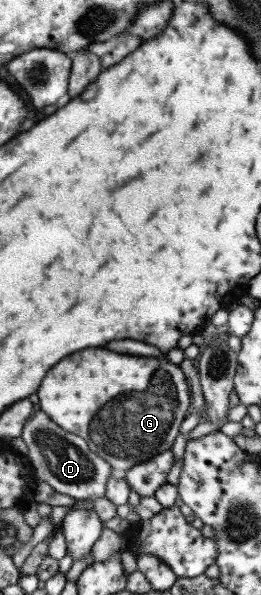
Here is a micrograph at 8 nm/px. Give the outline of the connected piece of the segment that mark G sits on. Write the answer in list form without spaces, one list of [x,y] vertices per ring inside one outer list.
[[[83,349],[65,357],[47,373],[37,395],[41,411],[60,428],[82,437],[90,450],[108,461],[118,473],[170,449],[179,434],[180,423],[193,410],[189,380],[179,365],[154,357],[119,355],[107,349]]]

